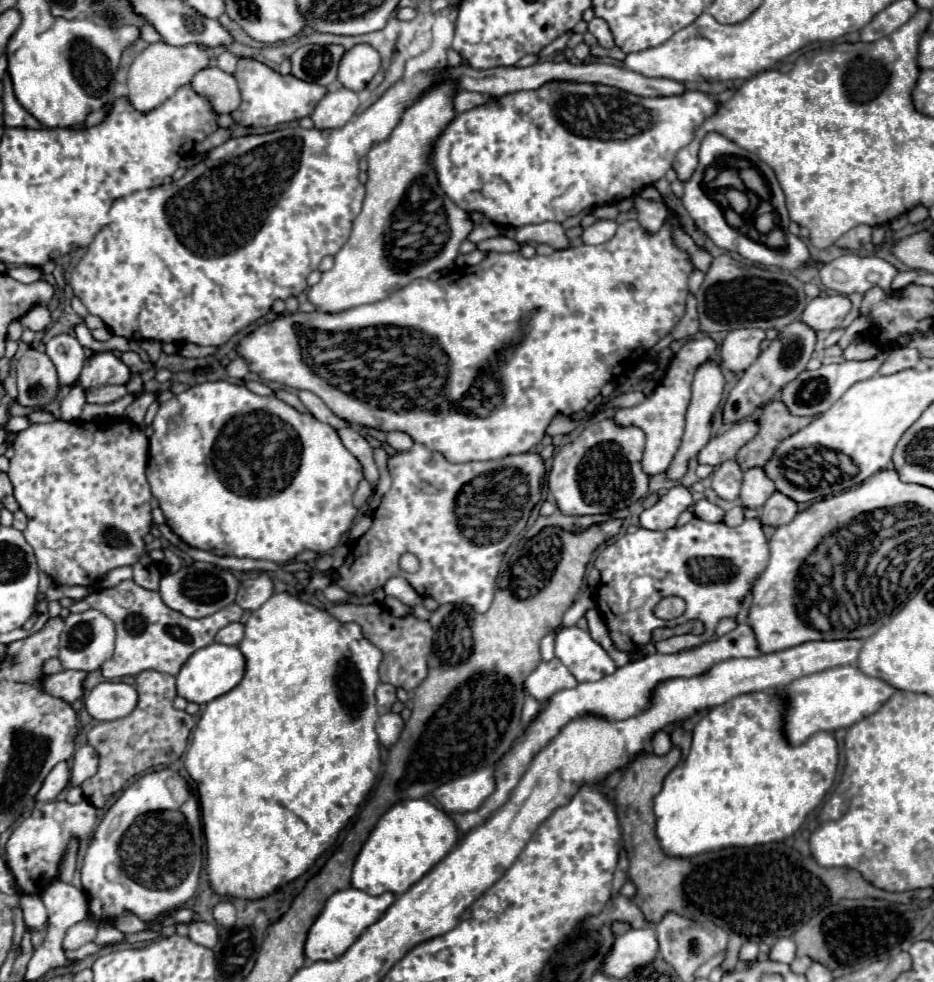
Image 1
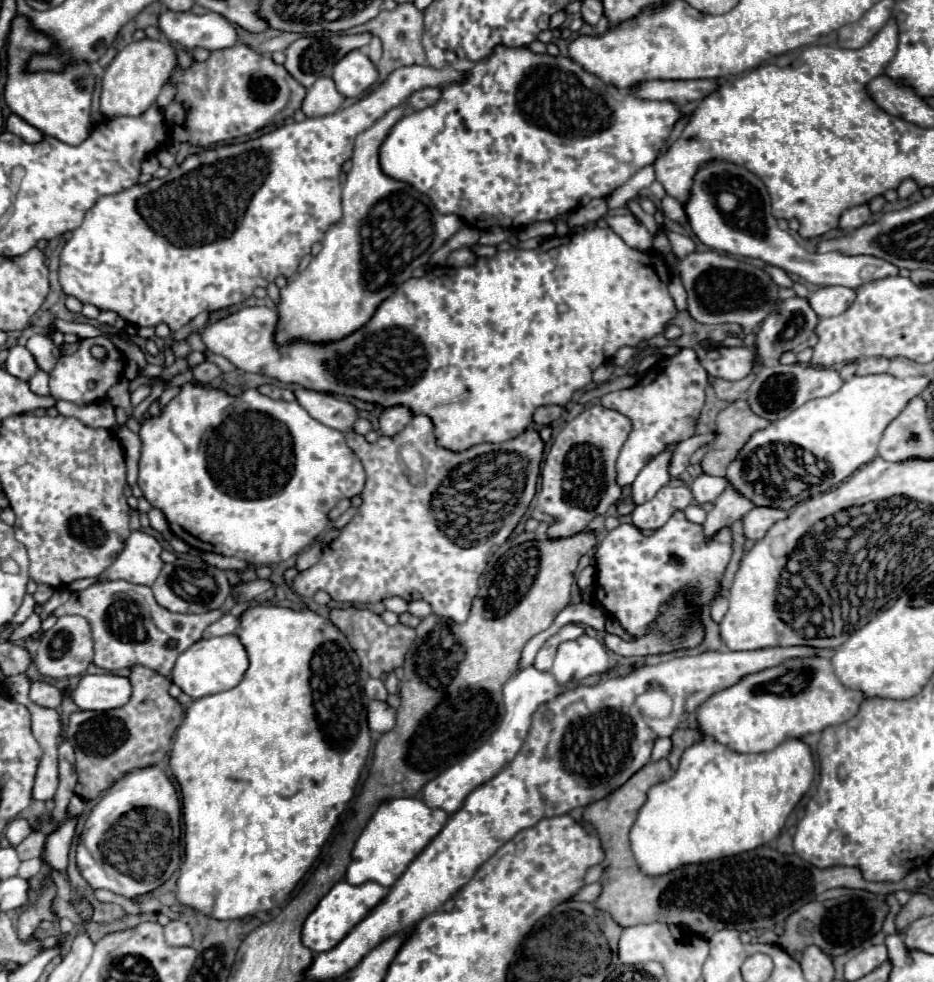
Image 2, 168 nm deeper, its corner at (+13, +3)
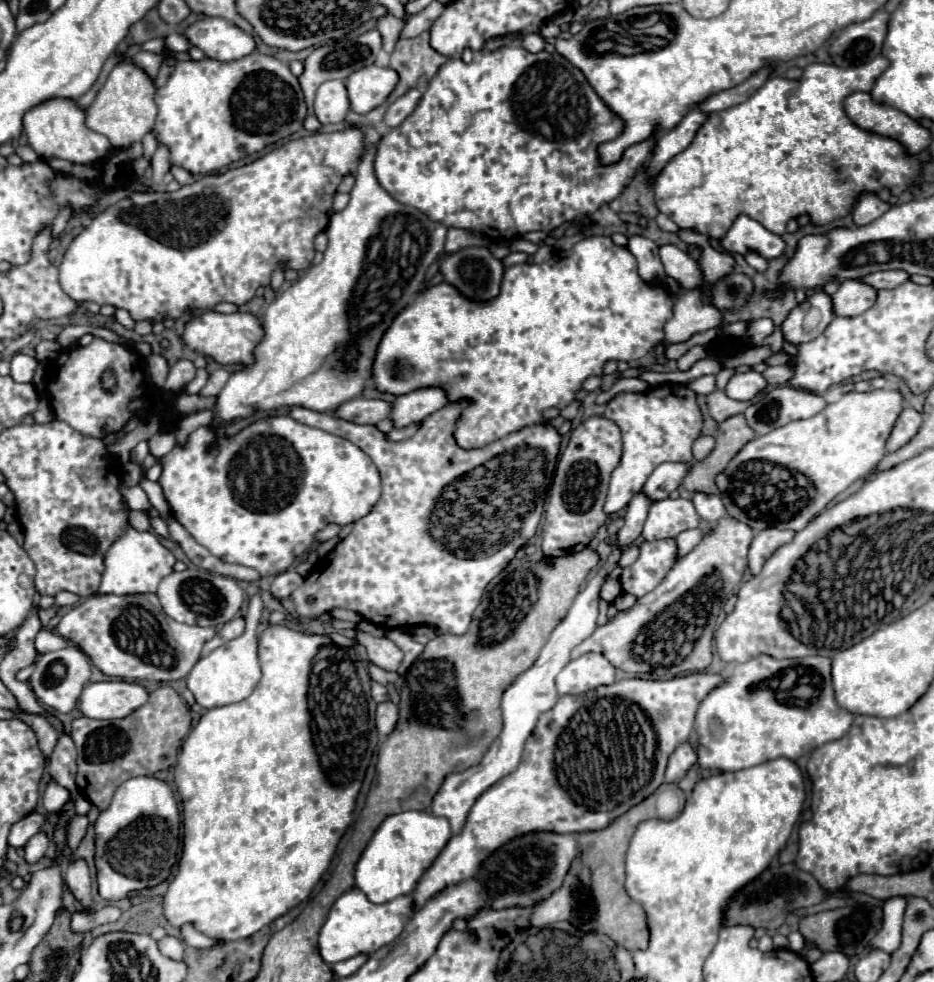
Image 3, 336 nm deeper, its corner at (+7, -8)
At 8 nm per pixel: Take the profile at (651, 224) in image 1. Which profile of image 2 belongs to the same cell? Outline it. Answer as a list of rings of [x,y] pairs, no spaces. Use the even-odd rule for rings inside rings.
[[[627,213],[627,215],[619,215],[619,217],[605,217],[605,221],[609,223],[609,227],[629,245],[635,247],[639,251],[649,251],[651,249],[651,233],[645,229],[645,225],[641,225],[635,215]]]

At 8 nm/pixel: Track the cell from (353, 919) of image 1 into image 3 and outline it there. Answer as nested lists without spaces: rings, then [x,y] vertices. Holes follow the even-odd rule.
[[[351,888],[335,900],[327,920],[319,932],[319,952],[327,964],[335,964],[357,954],[373,954],[381,946],[391,944],[405,928],[405,922],[413,916],[413,898],[399,896],[385,904],[373,904],[359,888]]]

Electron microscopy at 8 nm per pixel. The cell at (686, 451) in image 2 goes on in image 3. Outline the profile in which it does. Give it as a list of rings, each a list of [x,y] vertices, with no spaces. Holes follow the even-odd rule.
[[[665,462],[661,466],[657,466],[653,470],[653,474],[647,478],[645,486],[643,486],[643,494],[651,500],[651,502],[657,502],[657,500],[663,500],[667,498],[673,490],[677,490],[687,474],[687,464],[681,464],[681,462]]]

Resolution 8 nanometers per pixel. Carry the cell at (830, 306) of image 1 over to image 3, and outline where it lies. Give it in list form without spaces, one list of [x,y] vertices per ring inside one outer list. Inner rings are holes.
[[[861,280],[843,282],[833,294],[833,306],[839,316],[859,316],[877,300],[877,290]]]

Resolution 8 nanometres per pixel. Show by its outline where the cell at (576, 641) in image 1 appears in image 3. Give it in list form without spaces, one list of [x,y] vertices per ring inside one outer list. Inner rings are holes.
[[[583,654],[577,660],[571,660],[557,676],[559,694],[585,694],[595,690],[601,684],[615,682],[615,666],[607,662],[603,654]]]

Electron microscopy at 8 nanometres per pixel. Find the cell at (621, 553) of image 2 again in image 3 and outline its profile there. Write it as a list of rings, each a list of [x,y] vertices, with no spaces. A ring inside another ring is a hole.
[[[671,538],[641,542],[639,558],[621,574],[623,592],[631,592],[635,596],[645,596],[647,592],[651,592],[677,562],[675,554],[677,544]]]

